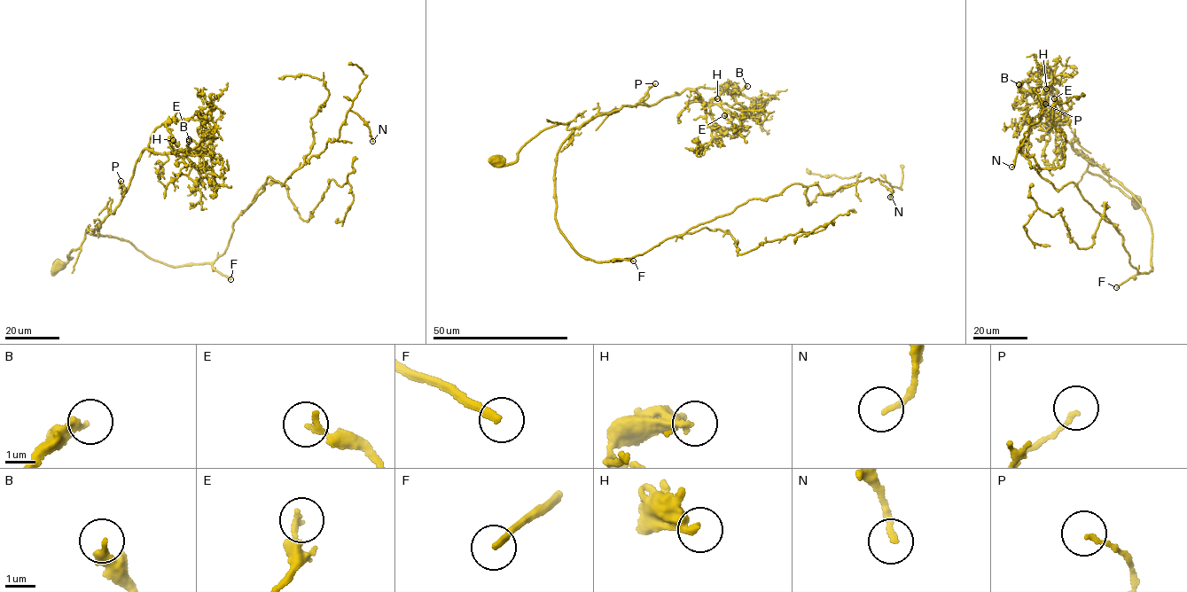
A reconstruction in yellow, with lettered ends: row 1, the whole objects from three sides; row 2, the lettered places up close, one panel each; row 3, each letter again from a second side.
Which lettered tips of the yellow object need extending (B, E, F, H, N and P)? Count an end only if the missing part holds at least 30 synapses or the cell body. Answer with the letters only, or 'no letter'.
F

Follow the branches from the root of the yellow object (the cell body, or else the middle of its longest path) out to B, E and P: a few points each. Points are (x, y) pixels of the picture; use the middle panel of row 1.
B: (496, 160), (512, 163), (523, 145), (560, 123), (571, 129), (689, 89), (730, 106), (747, 86)
E: (496, 160), (512, 163), (551, 126), (568, 121), (571, 129), (687, 89), (721, 105), (730, 120), (724, 115)
P: (496, 160), (512, 163), (523, 145), (551, 126), (568, 121), (571, 129), (597, 115), (636, 104), (655, 83)

